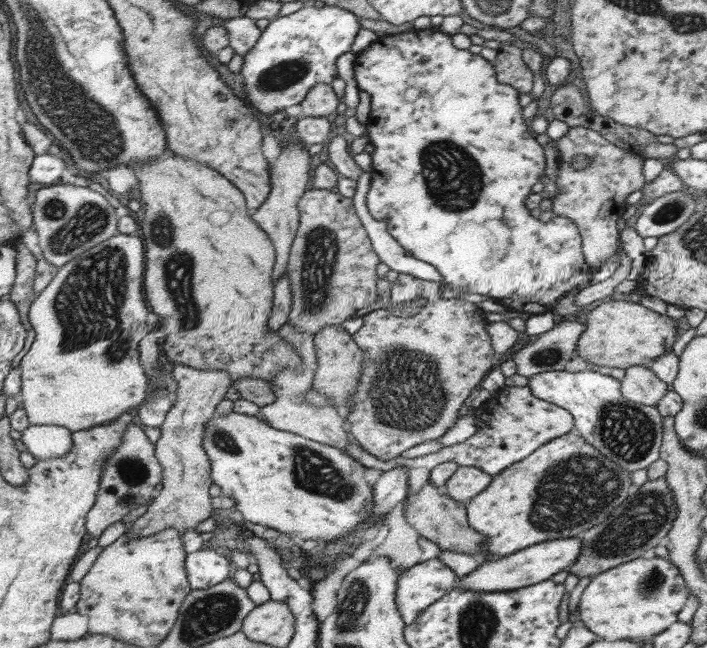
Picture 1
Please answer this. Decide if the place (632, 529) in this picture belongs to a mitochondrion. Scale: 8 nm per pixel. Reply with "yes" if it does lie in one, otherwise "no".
yes

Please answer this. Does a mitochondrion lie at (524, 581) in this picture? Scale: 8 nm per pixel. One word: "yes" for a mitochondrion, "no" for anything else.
no

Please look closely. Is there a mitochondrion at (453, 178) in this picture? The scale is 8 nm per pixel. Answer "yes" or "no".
yes

